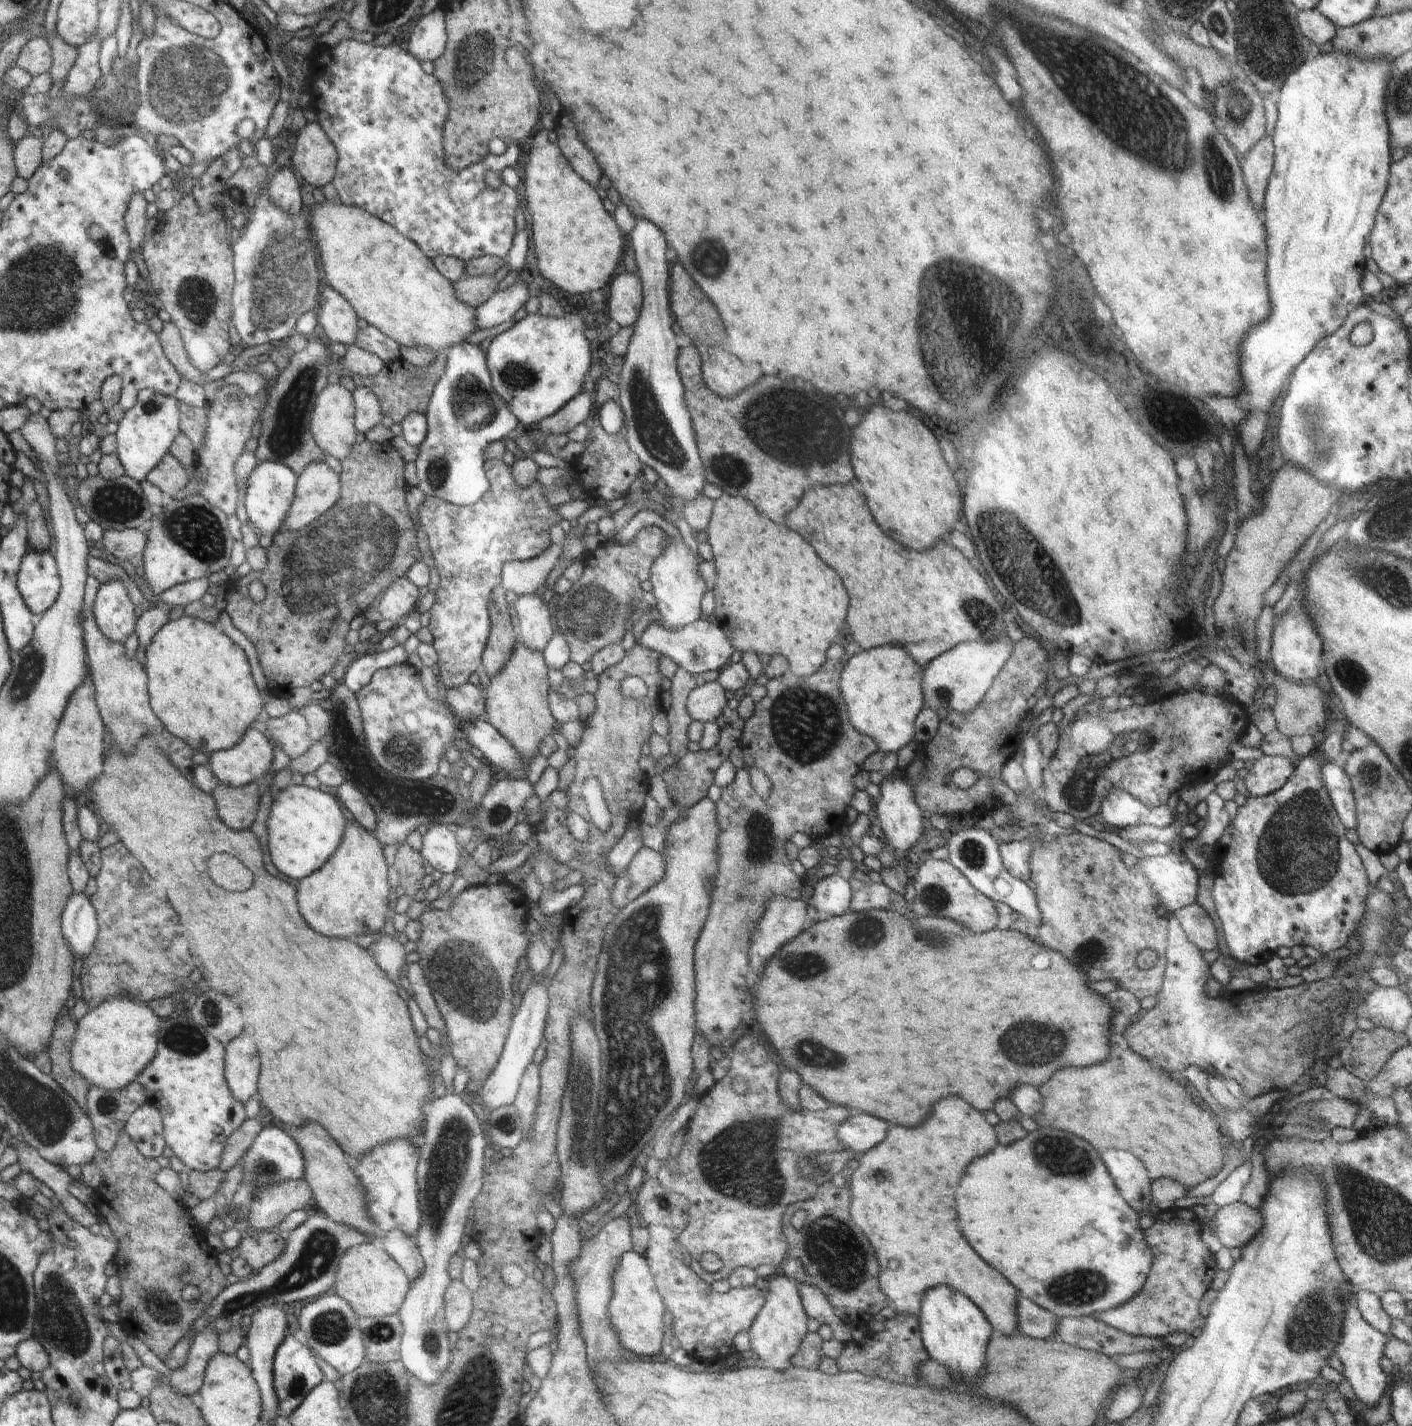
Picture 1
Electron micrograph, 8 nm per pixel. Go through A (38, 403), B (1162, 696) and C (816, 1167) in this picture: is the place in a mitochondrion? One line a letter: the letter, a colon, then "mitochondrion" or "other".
A: other
B: other
C: mitochondrion

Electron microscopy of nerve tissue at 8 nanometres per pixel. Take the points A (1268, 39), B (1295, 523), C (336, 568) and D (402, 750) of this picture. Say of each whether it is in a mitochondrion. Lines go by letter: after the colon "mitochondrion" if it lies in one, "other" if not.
A: mitochondrion
B: other
C: mitochondrion
D: mitochondrion

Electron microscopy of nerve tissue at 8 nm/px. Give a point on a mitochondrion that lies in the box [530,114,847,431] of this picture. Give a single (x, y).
(709, 257)

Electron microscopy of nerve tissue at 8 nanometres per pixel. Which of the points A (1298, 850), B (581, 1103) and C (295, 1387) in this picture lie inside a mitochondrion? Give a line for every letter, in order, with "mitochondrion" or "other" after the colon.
A: mitochondrion
B: mitochondrion
C: mitochondrion

